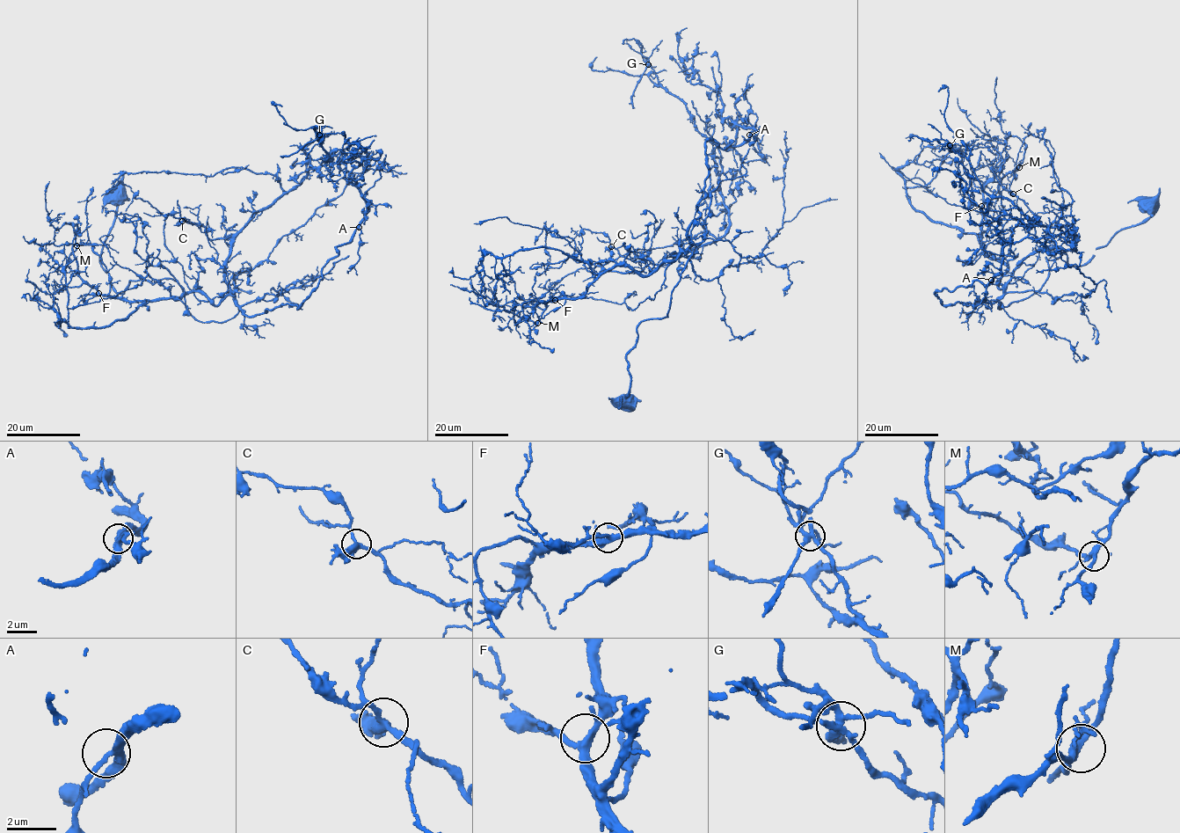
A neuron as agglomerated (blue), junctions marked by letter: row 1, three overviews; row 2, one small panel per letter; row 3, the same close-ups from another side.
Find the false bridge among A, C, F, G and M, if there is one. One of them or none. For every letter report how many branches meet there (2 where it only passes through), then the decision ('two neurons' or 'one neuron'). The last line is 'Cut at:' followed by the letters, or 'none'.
A: branches 3; one neuron
C: branches 3; one neuron
F: branches 3; one neuron
G: branches 4; two neurons
M: branches 5; one neuron
Cut at: G

